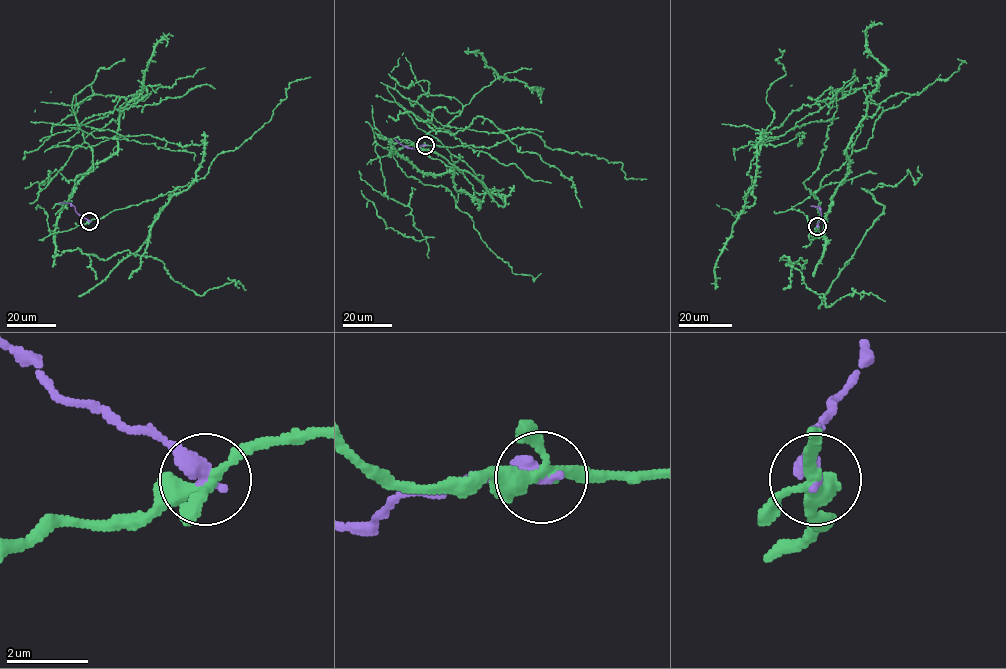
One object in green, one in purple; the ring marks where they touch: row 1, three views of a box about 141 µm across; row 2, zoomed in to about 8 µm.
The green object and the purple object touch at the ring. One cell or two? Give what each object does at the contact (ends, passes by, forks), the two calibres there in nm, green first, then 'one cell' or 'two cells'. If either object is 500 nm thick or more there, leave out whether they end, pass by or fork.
green forks; purple ends; calibres 280 and 480 nm; two cells

